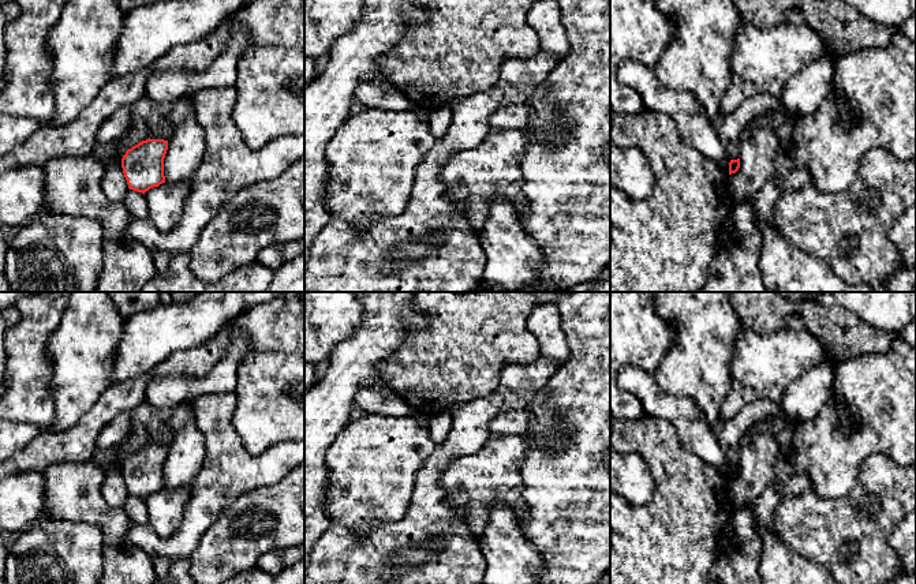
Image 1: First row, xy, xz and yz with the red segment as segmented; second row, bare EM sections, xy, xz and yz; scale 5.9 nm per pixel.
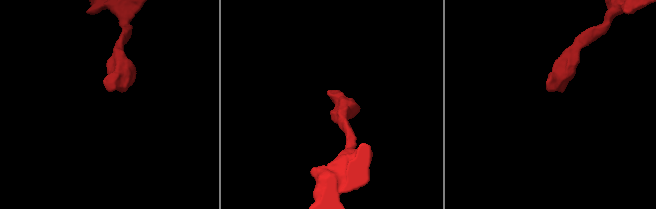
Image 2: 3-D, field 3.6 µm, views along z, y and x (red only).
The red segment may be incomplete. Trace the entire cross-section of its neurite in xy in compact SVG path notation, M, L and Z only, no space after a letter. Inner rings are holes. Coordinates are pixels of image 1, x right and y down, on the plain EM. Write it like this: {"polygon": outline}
{"polygon": "M146 445L132 452L121 464L121 473L128 494L145 499L165 488L164 464L168 446Z"}

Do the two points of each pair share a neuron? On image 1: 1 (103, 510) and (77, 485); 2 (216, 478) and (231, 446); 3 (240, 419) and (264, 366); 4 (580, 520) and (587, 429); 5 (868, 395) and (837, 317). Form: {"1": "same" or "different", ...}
{"1": "same", "2": "same", "3": "same", "4": "same", "5": "different"}

